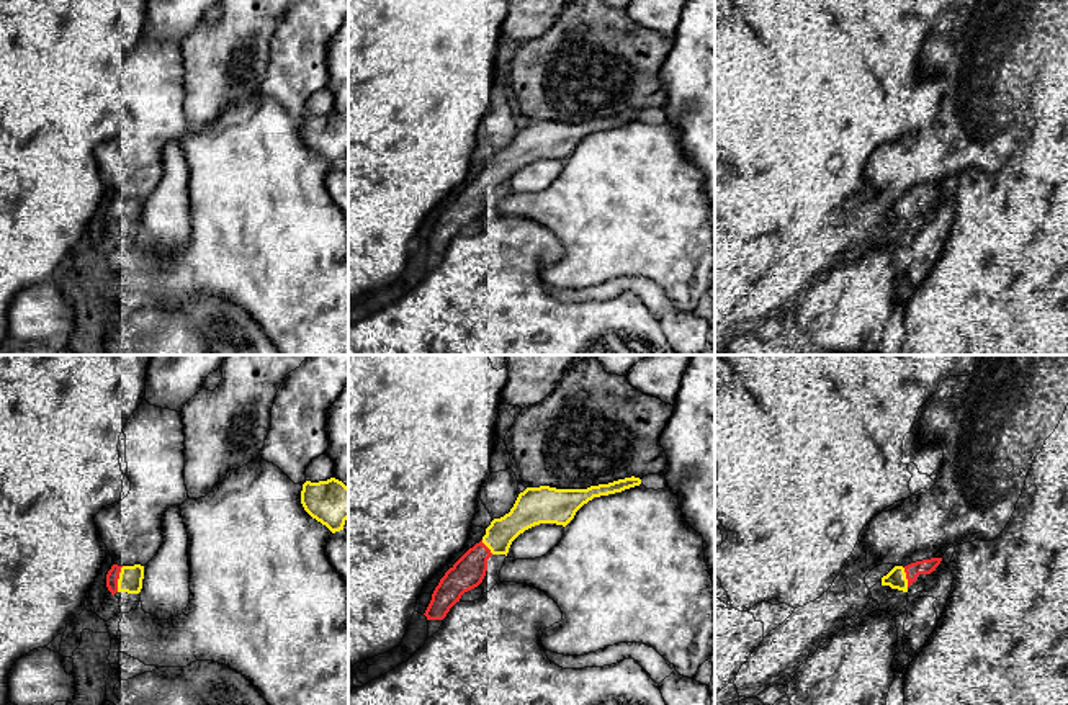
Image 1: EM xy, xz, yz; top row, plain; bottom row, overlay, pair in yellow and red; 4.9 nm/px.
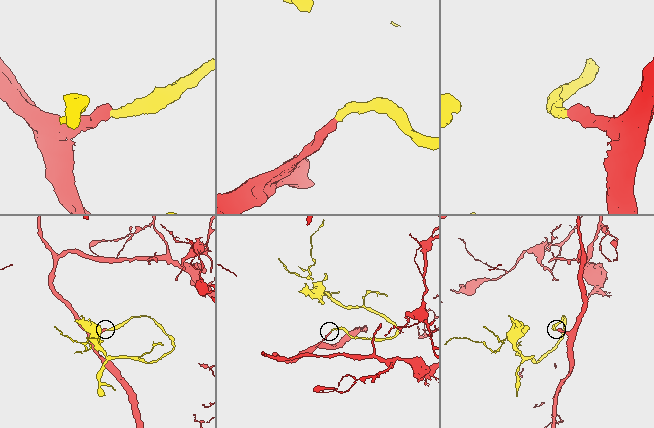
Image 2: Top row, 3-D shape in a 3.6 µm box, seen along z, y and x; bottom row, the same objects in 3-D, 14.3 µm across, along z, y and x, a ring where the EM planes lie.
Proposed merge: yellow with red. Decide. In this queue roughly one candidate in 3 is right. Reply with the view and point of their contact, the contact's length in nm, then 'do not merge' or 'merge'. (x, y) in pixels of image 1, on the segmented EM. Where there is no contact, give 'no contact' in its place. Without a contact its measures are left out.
meets yellow in xy at (118, 579); contact 130 nm long; merge

